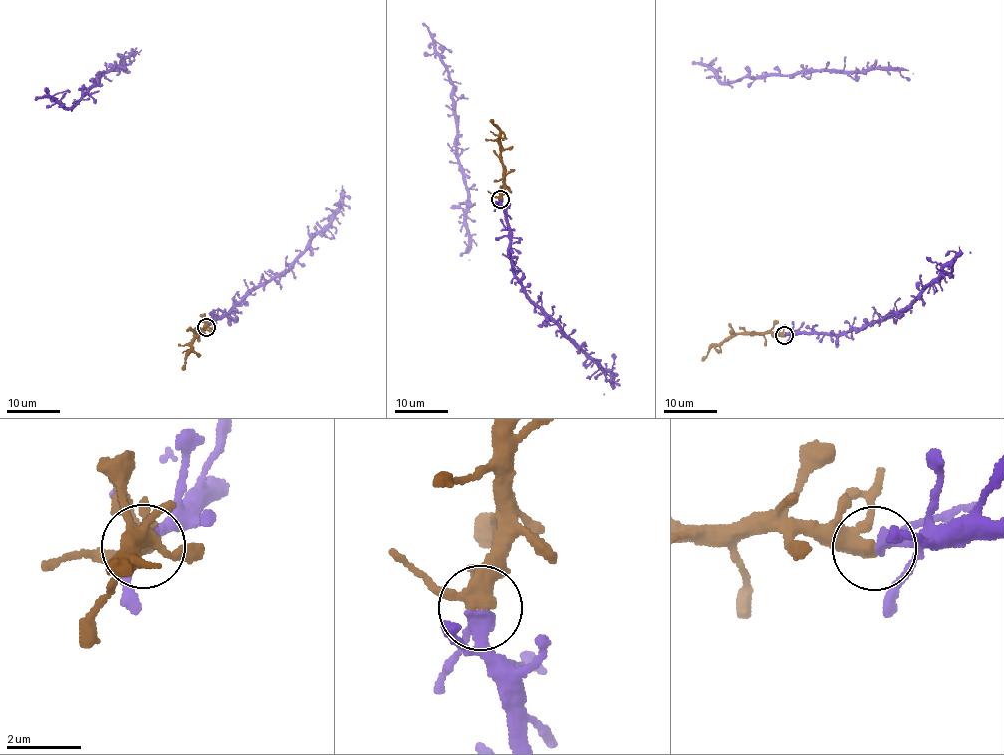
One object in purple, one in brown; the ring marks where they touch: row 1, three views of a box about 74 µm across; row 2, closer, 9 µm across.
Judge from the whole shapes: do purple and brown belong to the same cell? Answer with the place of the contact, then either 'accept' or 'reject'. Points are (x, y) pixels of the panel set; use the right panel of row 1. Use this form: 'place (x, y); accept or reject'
place (784, 335); accept

